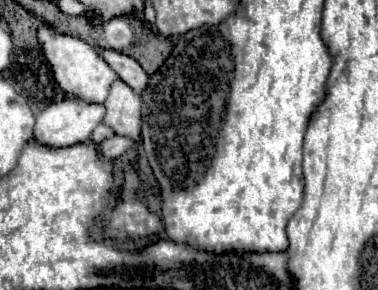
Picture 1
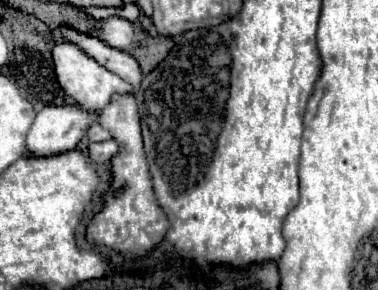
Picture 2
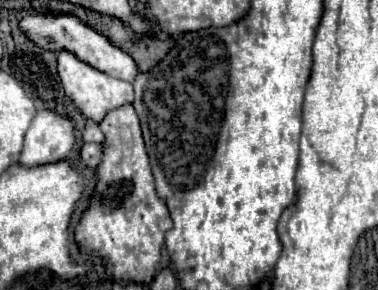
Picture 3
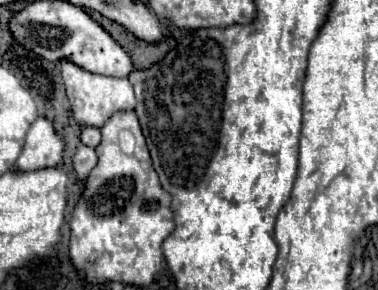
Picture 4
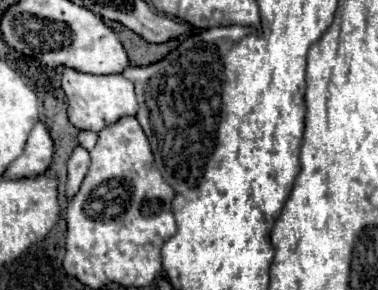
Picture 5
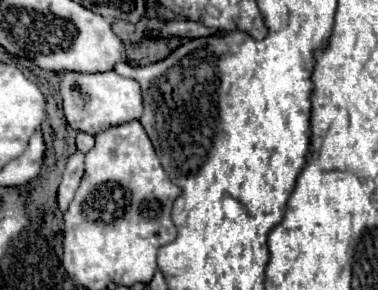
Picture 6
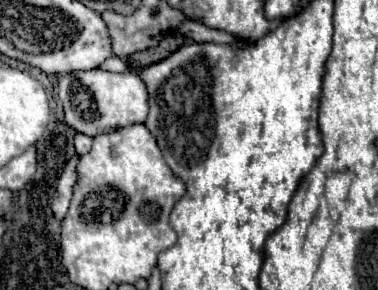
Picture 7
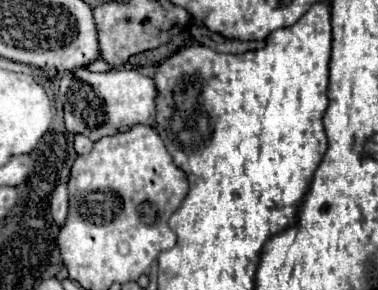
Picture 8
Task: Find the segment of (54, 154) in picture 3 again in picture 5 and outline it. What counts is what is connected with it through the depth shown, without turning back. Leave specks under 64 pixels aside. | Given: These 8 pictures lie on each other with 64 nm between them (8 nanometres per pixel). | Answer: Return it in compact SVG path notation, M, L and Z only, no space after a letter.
M40 122L30 132L24 154L18 156L2 174L2 178L18 180L18 178L32 178L40 176L52 162L54 154L54 142L46 130L46 126Z

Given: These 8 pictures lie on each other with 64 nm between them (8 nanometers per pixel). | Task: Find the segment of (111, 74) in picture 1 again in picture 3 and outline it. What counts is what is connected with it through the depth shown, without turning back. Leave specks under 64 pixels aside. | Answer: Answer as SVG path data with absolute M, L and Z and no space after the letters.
M58 52L58 74L60 74L66 96L74 102L74 106L82 112L84 118L88 118L96 124L100 124L104 120L106 112L134 102L134 90L132 90L130 82L122 82L104 72L98 72L92 66L76 60L76 56L72 56L70 52Z

